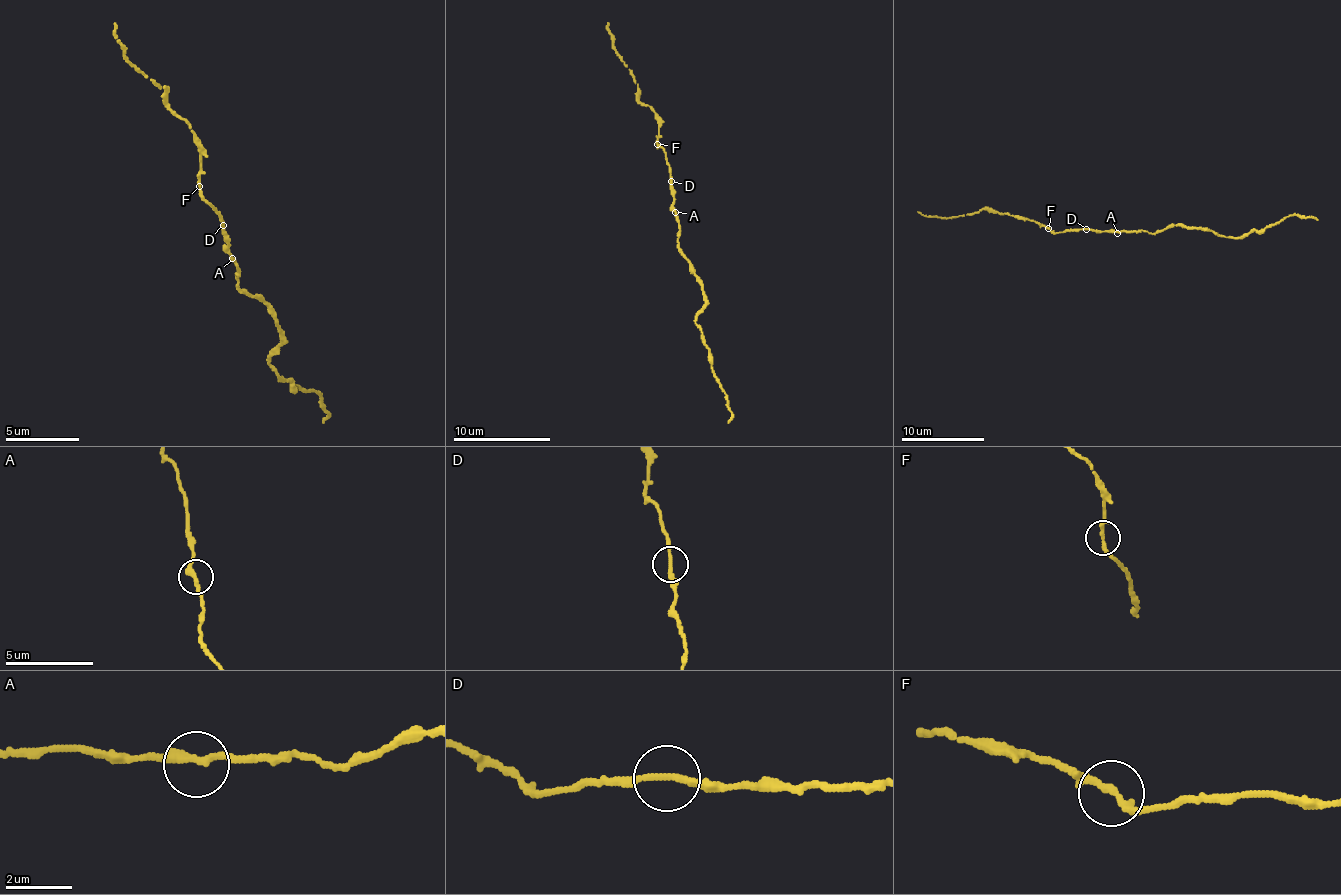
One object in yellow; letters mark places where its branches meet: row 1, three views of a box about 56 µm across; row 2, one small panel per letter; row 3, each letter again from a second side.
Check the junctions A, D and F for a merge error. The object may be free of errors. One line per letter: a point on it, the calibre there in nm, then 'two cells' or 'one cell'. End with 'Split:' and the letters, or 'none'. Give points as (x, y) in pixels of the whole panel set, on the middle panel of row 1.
A: place (675, 212); calibre 240 nm; one cell
D: place (671, 181); calibre 200 nm; one cell
F: place (657, 144); calibre 240 nm; one cell
Split: none

